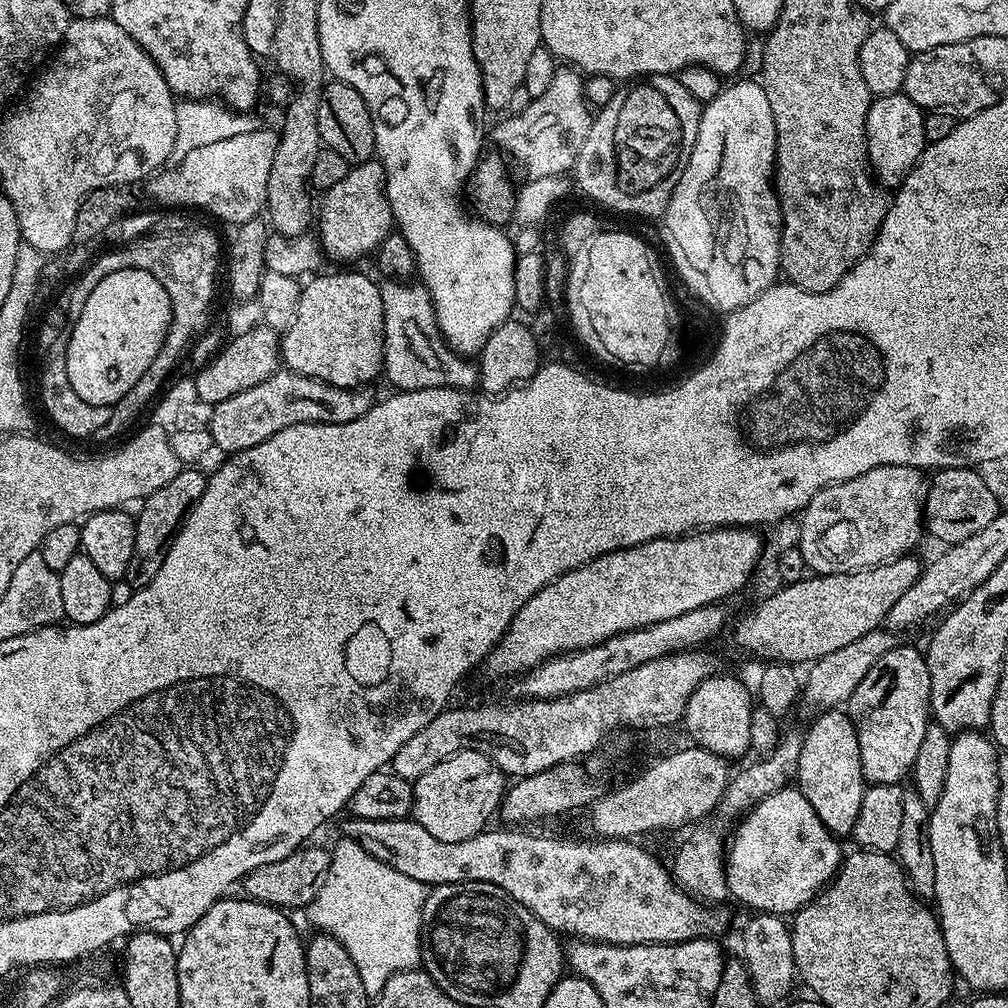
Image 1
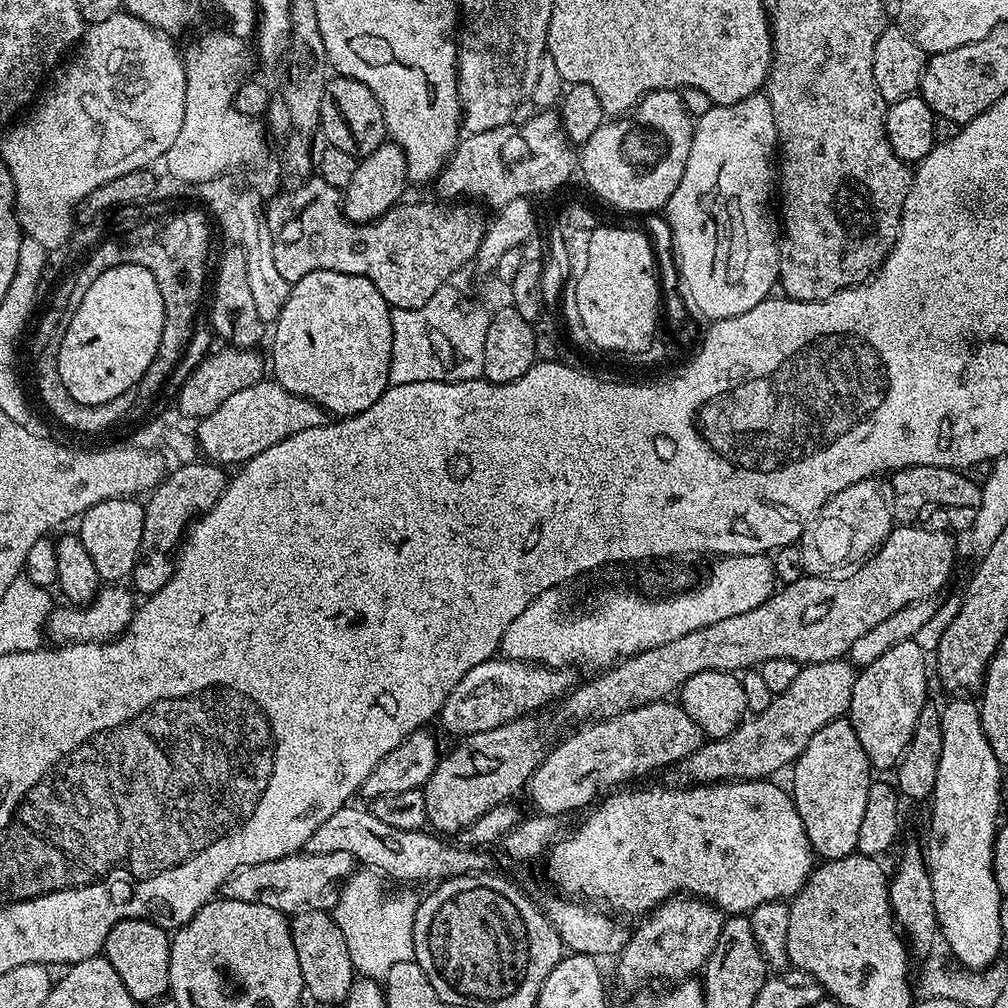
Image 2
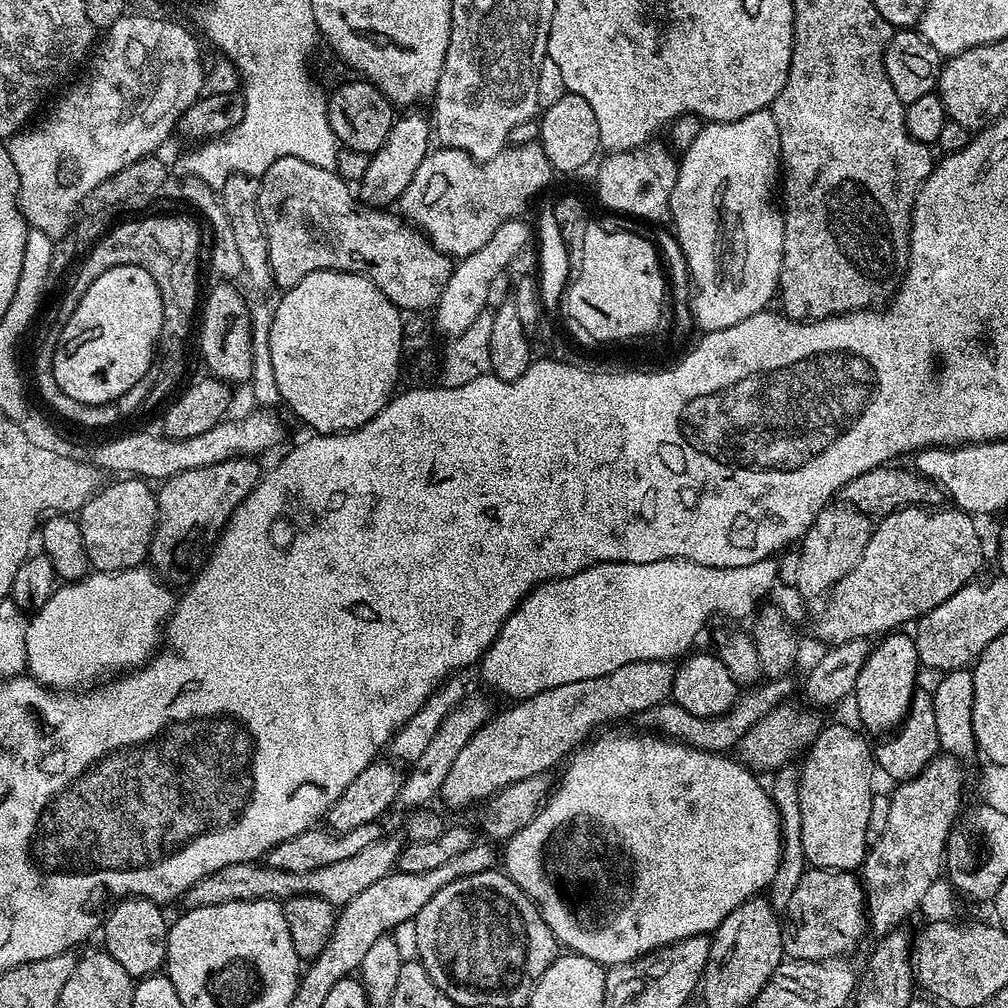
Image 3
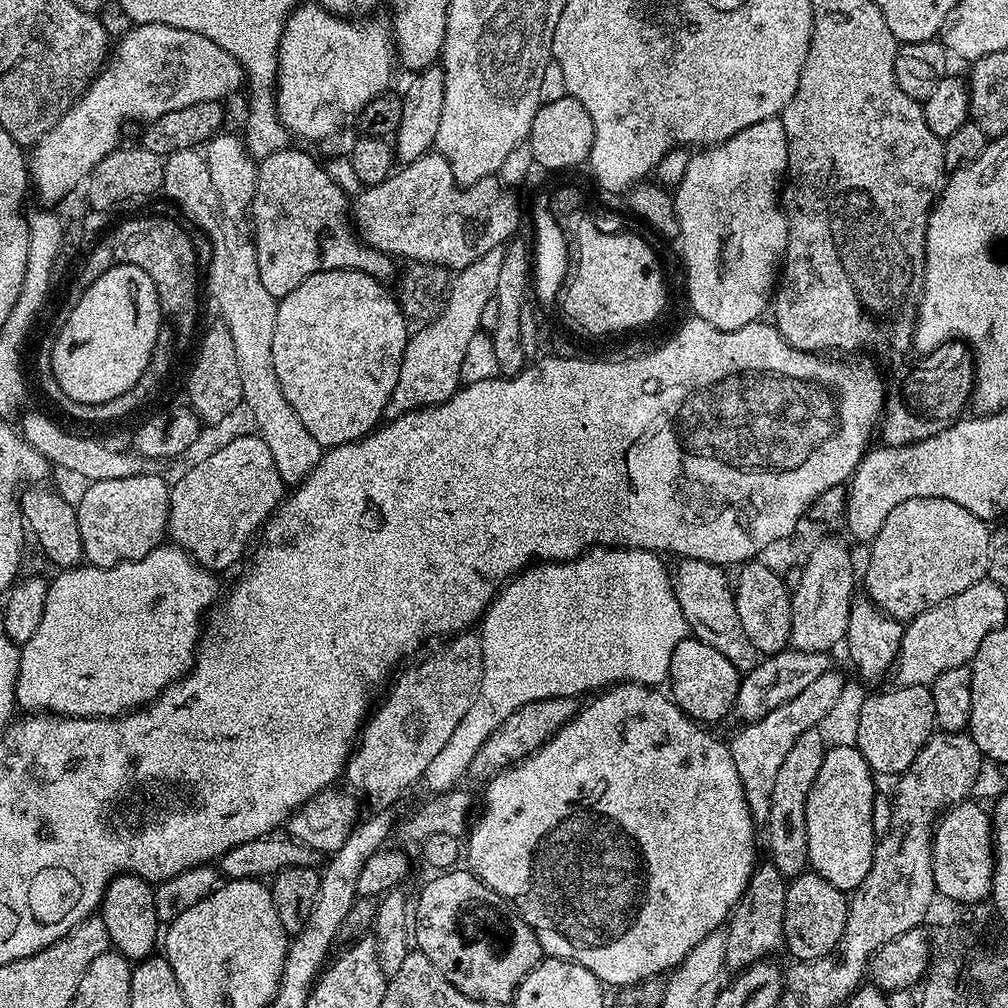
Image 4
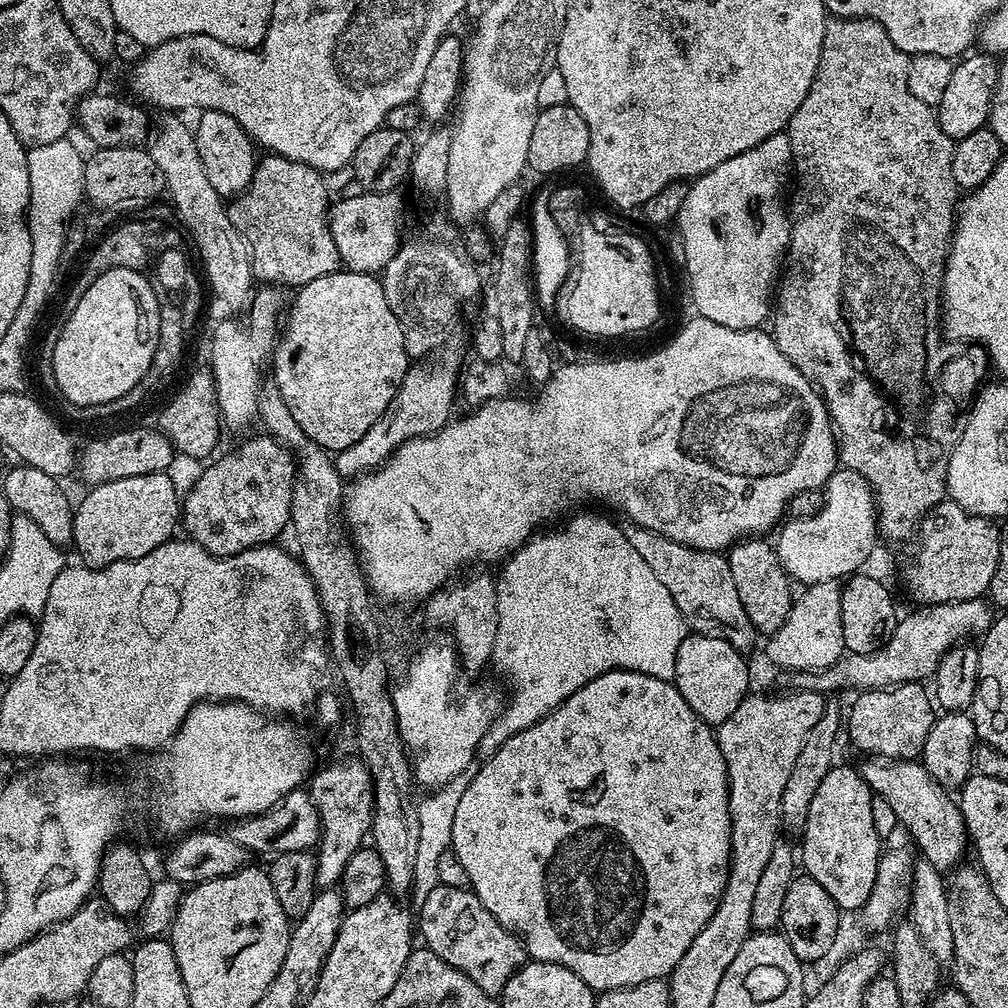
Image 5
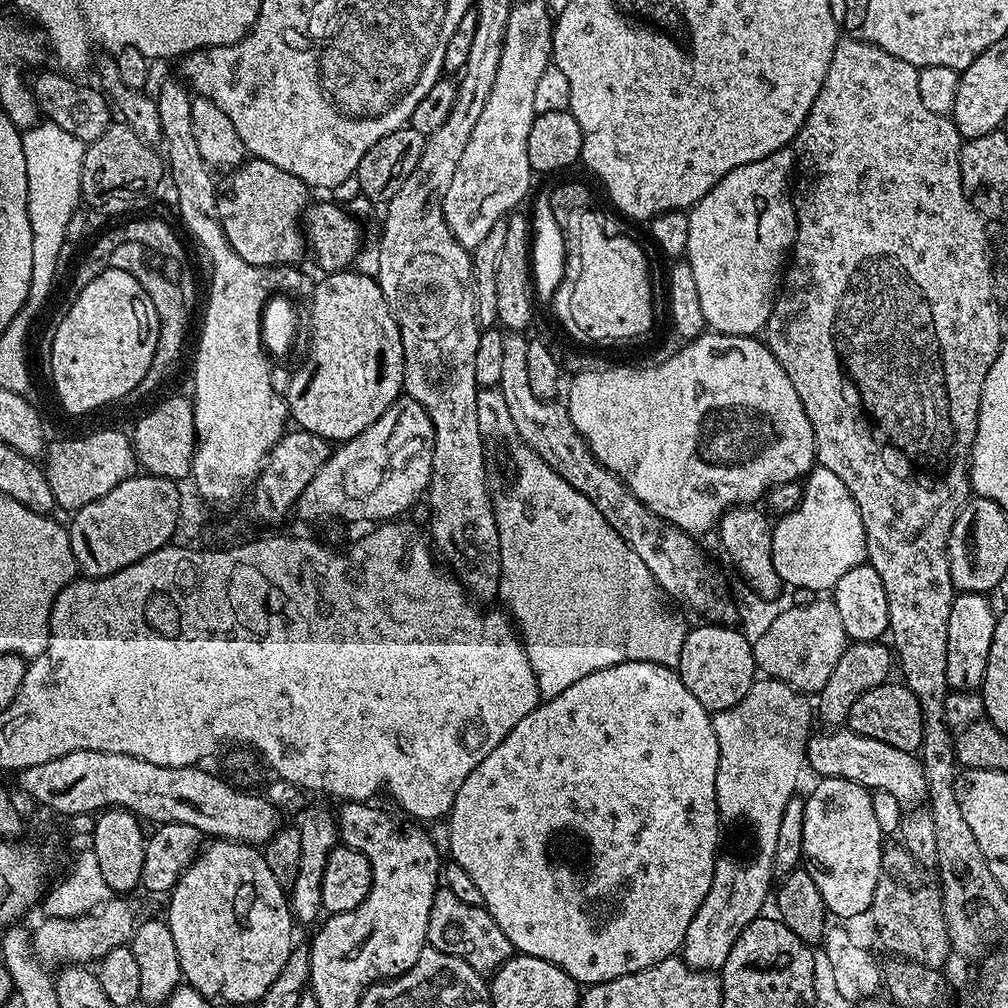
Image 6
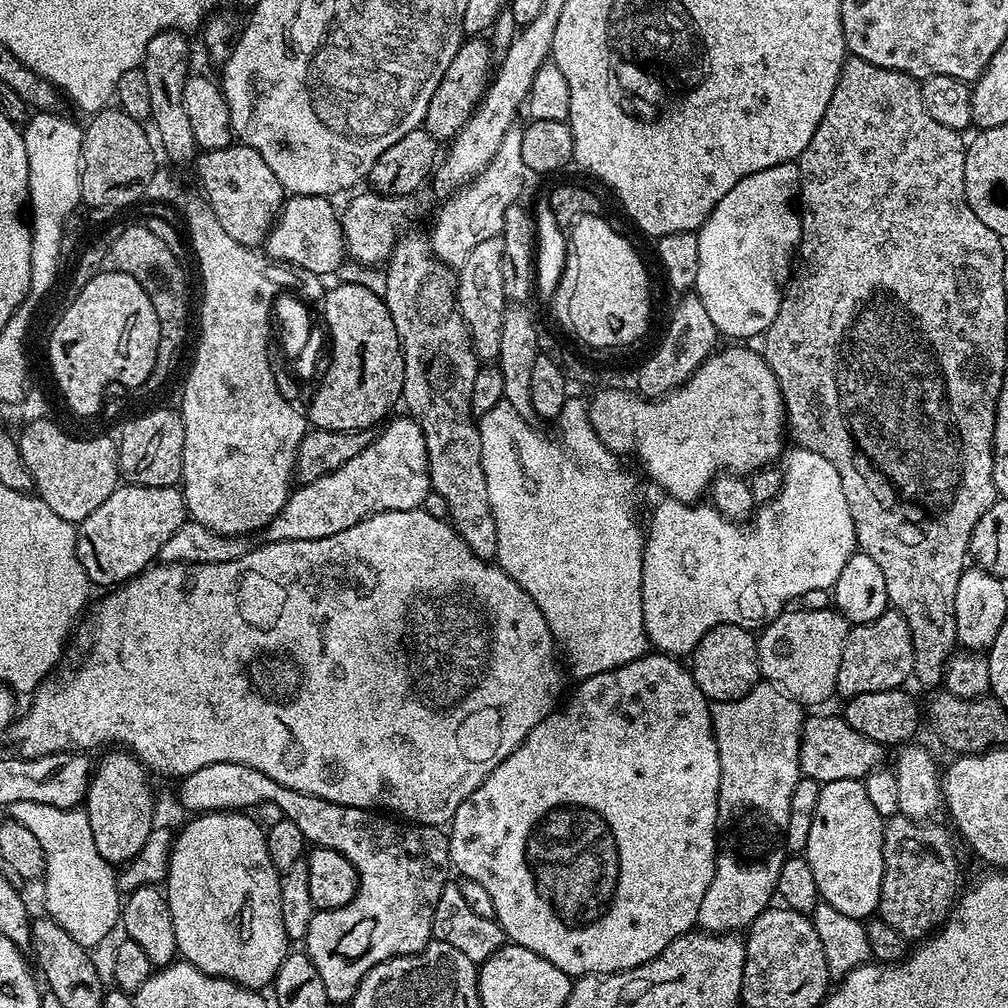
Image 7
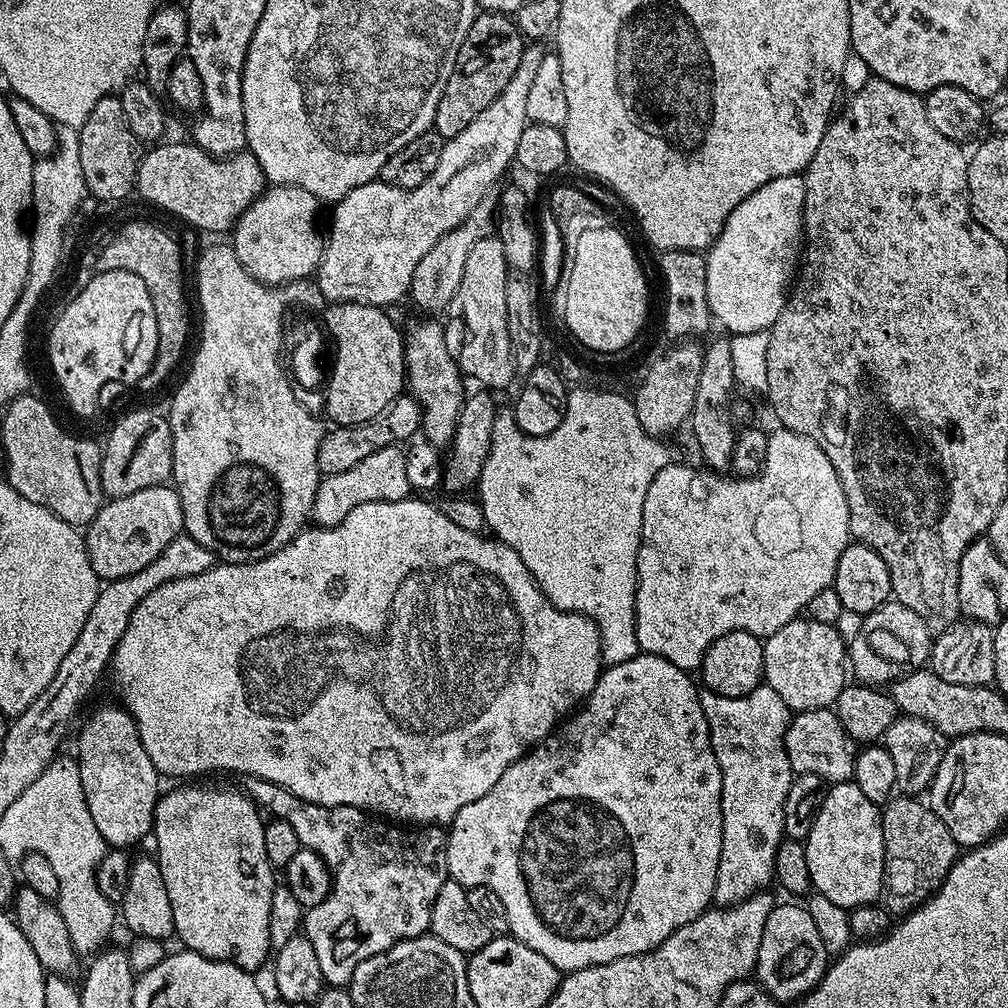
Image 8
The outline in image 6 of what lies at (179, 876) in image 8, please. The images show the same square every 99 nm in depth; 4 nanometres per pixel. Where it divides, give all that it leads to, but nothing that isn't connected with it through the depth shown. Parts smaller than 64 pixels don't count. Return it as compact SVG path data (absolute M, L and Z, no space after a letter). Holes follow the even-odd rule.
M213 839L209 844L212 845L209 848L207 845L197 856L195 862L180 875L180 881L176 883L176 887L170 893L172 901L168 904L166 919L170 926L170 934L174 934L174 946L178 949L180 975L187 987L198 990L203 996L216 998L216 995L220 995L228 1004L255 1005L266 994L266 990L270 990L274 978L278 978L278 974L282 974L282 966L286 966L286 958L290 958L294 947L294 941L292 941L294 917L290 900L286 895L286 890L278 882L278 878L274 878L274 870L270 870L270 866L266 866L266 858L259 847L250 844L239 844L233 840L218 839Z

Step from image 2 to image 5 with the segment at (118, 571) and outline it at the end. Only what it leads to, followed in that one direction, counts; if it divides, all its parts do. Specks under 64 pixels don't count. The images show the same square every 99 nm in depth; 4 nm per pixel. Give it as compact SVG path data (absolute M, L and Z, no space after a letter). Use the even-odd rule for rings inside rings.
M168 472L158 474L138 474L130 478L118 478L105 484L97 484L87 489L88 493L75 505L72 513L74 530L72 544L89 568L105 568L114 562L137 560L142 554L150 554L167 540L173 539L175 530L182 520L182 496L176 493L176 484Z

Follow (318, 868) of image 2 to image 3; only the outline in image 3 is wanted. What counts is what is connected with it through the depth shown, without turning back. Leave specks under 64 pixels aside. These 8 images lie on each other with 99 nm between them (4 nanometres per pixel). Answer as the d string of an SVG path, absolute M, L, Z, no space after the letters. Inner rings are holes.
M381 835L380 839L367 844L362 851L350 858L342 858L342 862L334 862L334 866L322 866L318 870L310 870L304 874L294 874L290 870L274 870L266 862L250 864L231 864L222 866L214 874L206 874L182 897L185 909L202 906L222 906L222 902L242 902L243 900L289 900L292 896L317 896L333 906L343 906L350 902L368 886L380 878L384 878L397 867L400 852L406 840L403 835Z

